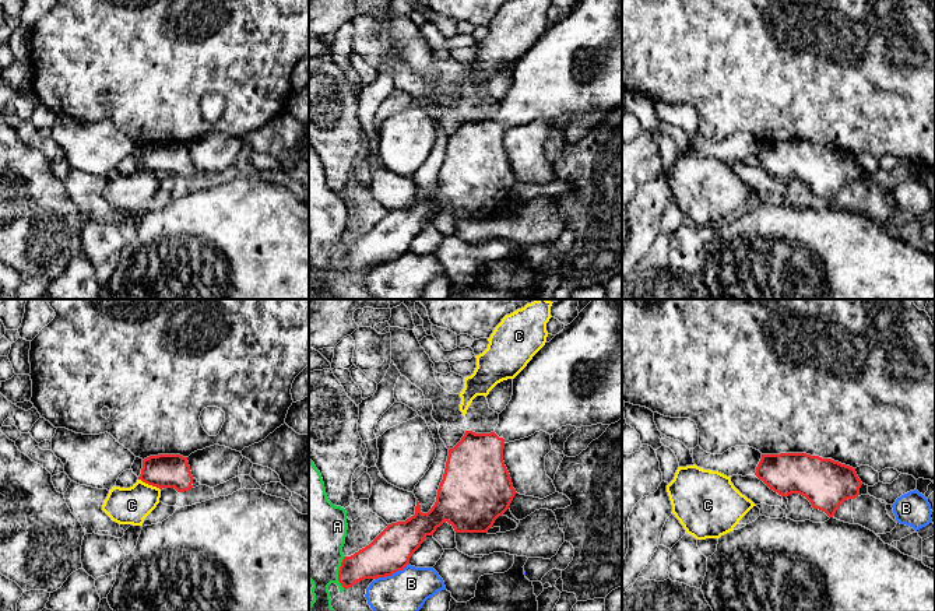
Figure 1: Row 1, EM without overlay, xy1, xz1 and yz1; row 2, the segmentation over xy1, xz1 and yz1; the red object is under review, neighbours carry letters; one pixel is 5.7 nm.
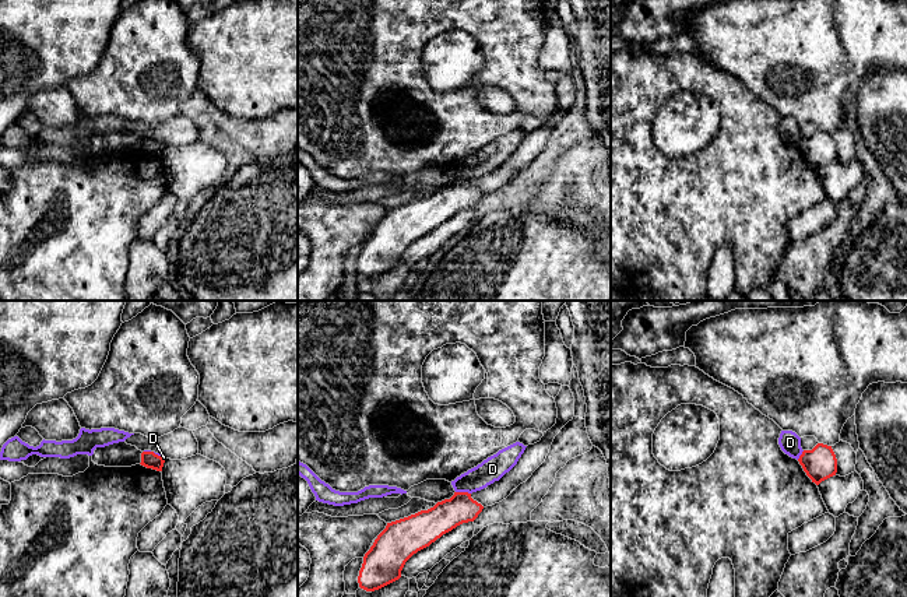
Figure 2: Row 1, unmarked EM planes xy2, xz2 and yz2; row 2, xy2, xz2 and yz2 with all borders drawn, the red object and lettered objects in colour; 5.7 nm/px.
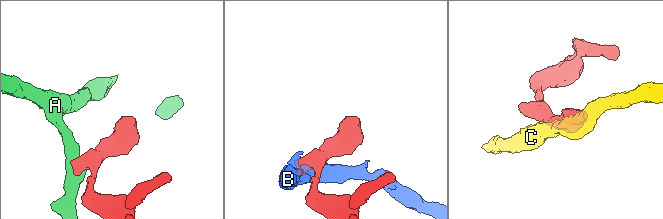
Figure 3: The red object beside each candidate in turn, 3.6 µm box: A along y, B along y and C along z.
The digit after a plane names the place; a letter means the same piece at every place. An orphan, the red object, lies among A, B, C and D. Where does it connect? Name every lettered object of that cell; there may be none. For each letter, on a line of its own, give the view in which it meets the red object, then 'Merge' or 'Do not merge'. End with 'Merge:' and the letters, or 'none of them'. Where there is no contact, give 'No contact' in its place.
A: Touches red in xz1. Do not merge
B: Touches red in xz1. Do not merge
C: Touches red in xy1. Do not merge
D: Touches red in xz2. Do not merge
Merge: none of them

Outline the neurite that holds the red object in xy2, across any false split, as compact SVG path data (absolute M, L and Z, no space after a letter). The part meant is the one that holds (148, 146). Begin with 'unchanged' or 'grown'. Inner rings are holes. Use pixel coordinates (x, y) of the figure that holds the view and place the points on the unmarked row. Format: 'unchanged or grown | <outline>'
unchanged | M143 138L141 140L141 152L147 154L147 155L152 155L157 158L162 158L165 147L155 141L154 138Z

